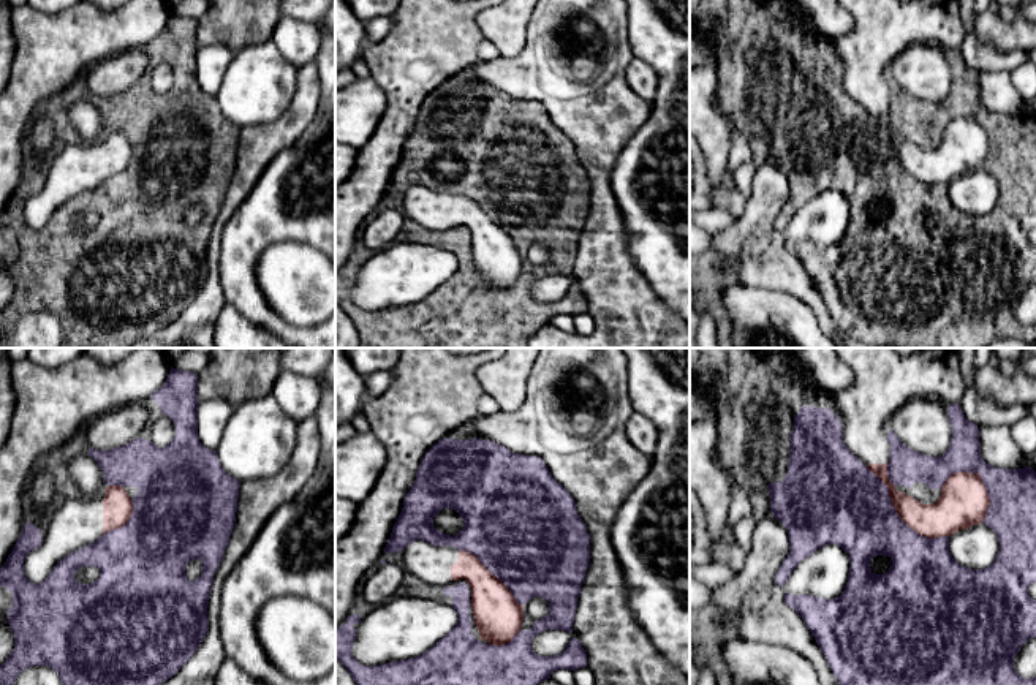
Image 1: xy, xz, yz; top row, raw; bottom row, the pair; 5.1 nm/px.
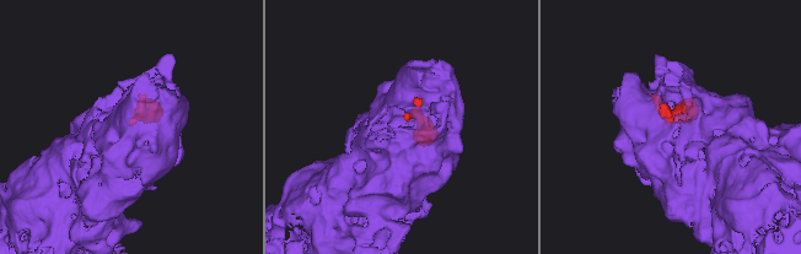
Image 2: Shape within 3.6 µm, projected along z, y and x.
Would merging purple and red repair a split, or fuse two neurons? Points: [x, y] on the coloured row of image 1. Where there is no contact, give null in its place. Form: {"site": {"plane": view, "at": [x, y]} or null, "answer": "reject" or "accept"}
{"site": {"plane": "yz", "at": [899, 516]}, "answer": "reject"}

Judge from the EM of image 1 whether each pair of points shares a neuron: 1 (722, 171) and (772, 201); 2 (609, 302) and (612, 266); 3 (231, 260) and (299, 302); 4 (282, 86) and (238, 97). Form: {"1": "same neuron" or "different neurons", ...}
{"1": "same neuron", "2": "same neuron", "3": "different neurons", "4": "same neuron"}

